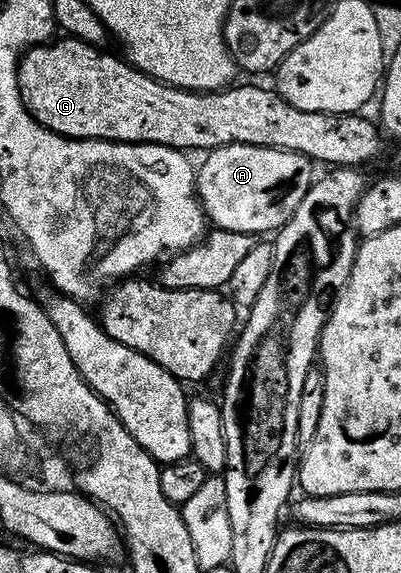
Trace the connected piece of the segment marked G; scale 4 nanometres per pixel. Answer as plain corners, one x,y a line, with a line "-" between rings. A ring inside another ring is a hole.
69,38
51,39
44,44
35,44
33,48
26,49
21,53
18,62
18,89
20,90
20,98
24,102
24,106
30,111
30,115
34,117
36,122
40,122
49,132
55,132
61,136
68,136
71,140
114,140
118,144
163,144
169,148
177,148
179,150
191,150
190,148
199,148
199,153
205,154
212,148
220,146
228,146
229,144
247,144
248,146
260,146
261,148
279,148
285,152
298,152
301,156
307,156
312,162
319,165
330,164
326,166
337,166
340,168
358,168
366,166
369,160
374,160
382,152
383,133
380,131
379,125
374,124
370,120
365,120
362,114
343,114
341,116
333,116
327,112
313,112
312,110
300,110
296,106
289,104
285,98
279,96
273,87
261,88
258,84
242,84
239,88
235,86
227,86
216,92
191,92
180,88
174,88
170,84
164,84
161,80
154,79
153,76
144,74
139,68
132,64
127,64
125,59
119,58
117,55
109,56
97,44
89,44
88,42
80,42

